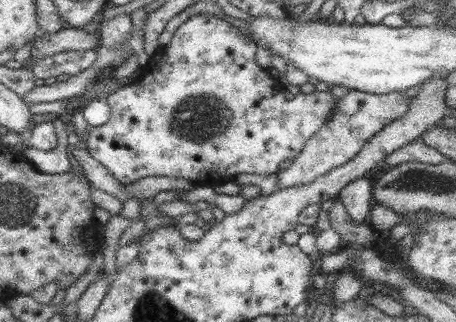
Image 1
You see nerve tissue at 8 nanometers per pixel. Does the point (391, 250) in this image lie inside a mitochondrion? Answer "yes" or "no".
no

